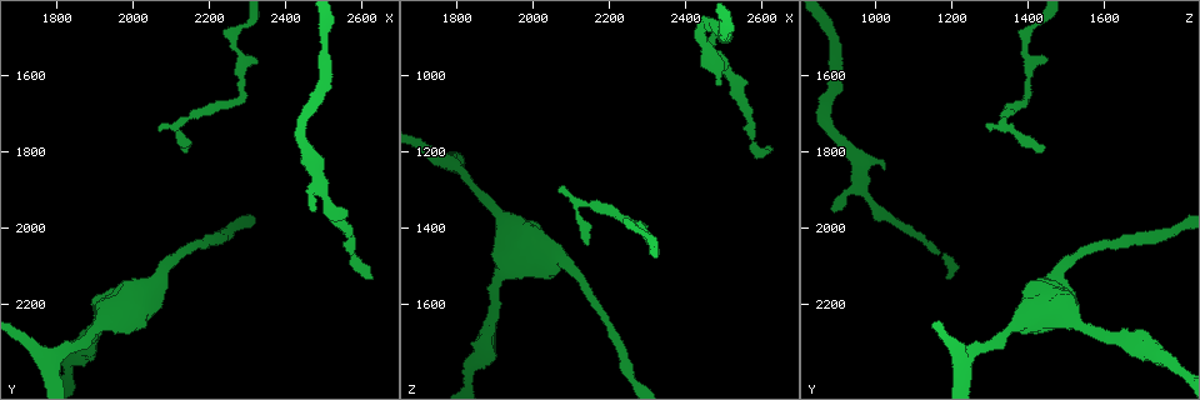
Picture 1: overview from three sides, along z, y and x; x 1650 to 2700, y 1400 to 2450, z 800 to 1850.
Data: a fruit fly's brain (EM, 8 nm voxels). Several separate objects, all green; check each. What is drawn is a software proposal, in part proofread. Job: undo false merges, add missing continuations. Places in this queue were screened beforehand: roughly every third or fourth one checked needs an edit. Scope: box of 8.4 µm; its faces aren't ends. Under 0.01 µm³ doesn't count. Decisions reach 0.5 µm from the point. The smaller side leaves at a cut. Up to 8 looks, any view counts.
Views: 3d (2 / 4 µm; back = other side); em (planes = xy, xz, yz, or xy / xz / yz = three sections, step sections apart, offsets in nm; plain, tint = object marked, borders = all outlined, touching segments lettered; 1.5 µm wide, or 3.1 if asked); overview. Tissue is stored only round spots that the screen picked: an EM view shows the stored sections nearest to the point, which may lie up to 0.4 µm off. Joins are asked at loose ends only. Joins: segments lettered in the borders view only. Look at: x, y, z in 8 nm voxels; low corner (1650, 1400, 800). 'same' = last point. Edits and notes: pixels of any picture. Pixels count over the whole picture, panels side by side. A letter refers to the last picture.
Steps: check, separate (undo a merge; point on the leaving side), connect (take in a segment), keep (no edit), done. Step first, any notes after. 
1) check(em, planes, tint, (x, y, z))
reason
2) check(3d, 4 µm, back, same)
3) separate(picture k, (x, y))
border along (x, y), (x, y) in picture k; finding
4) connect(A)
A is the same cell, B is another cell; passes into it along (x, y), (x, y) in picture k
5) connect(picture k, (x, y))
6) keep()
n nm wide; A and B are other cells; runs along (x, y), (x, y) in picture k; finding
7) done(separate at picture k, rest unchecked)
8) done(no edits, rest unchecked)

check(3d, 2 µm, (2265, 1500, 1395))

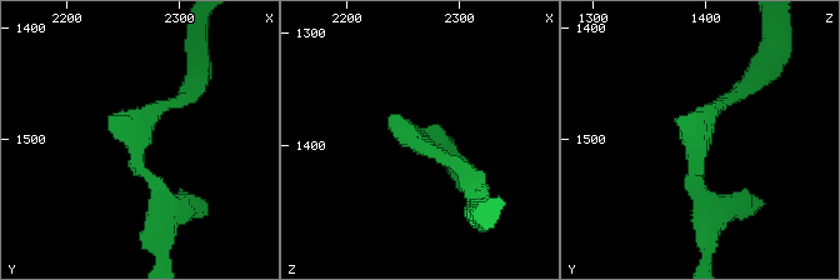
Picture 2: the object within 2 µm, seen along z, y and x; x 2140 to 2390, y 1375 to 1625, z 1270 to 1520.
check(em, planes, borders, (2264, 1492, 1396))
shape alone is not enough

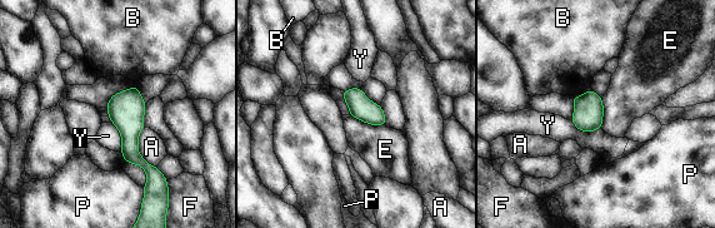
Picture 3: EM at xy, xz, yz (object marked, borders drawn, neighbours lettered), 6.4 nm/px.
keep()
A, B, E, F, P and Y are other cells; runs along (133, 90), (130, 150), (150, 170), (150, 186) in picture 3; one cell here

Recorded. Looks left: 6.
check(3d, 4 µm, (2135, 1785, 1440))

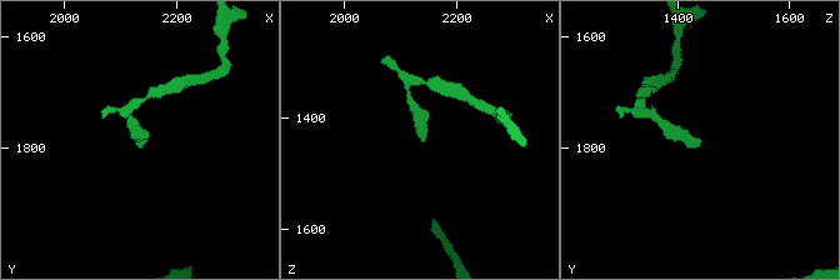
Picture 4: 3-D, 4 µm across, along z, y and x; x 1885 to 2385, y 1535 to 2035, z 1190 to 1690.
check(em, xy, step 4, borders, (2135, 1790, 1440))
need the tissue

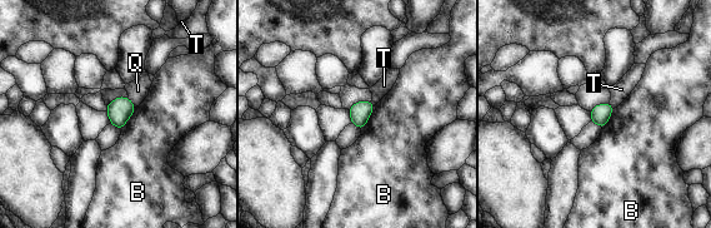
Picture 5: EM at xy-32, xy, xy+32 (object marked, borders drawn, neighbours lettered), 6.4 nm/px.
keep()
B, Q and T are other cells; border along (375, 105), (361, 129) in picture 5; none of them fits

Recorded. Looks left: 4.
check(em, yz, step 4, tint, (1910, 2250, 1365))
thick turns thin

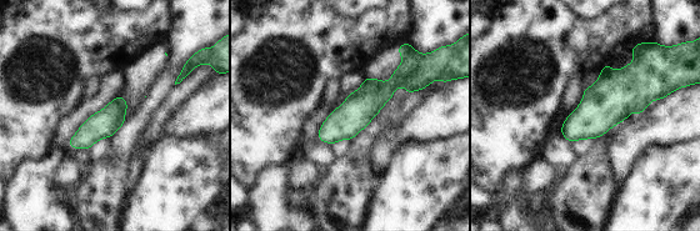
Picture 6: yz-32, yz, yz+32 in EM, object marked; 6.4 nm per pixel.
check(em, xz, step 8, borders, same)
another direction

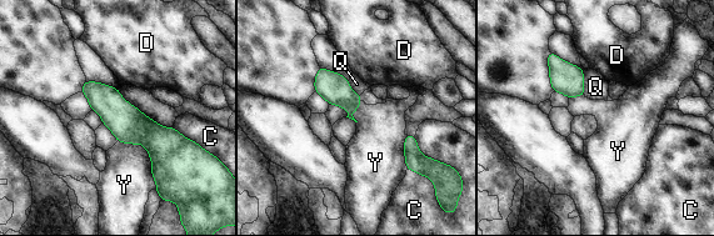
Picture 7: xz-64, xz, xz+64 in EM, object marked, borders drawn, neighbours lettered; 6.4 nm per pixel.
keep()
240 nm wide; Y touches over 400 nm; C, D, Q and Y are other cells; one cell here

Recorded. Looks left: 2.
done(no edits, rest unchecked)

